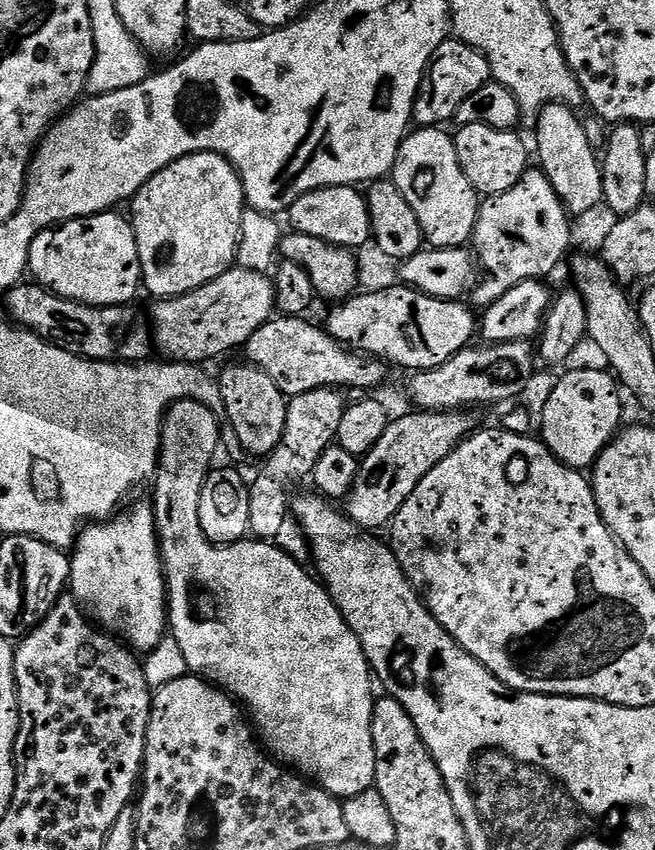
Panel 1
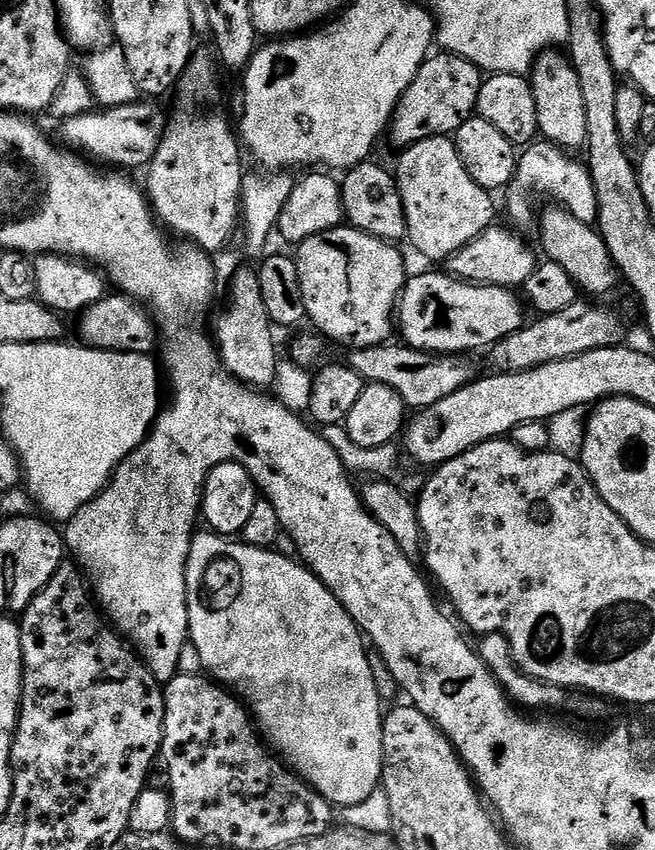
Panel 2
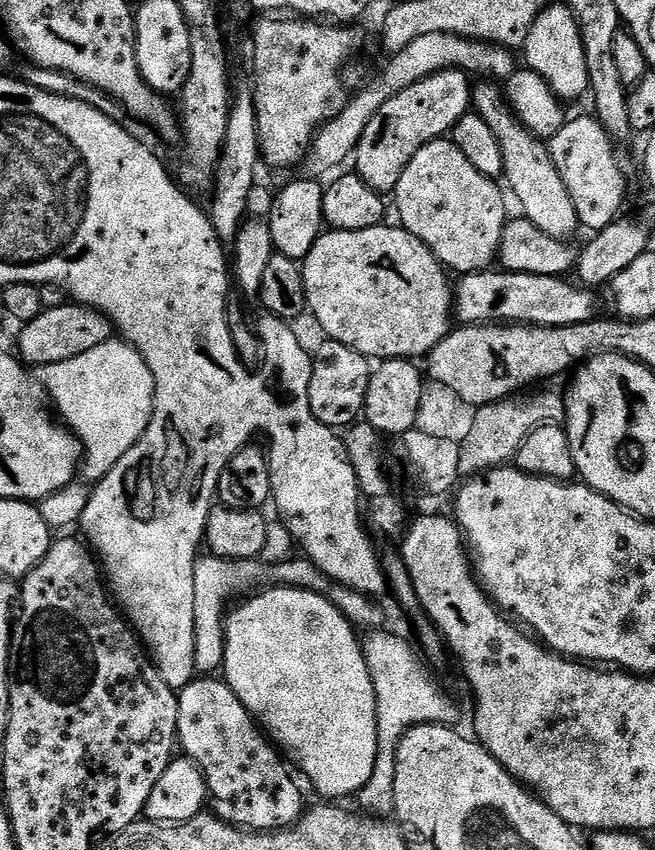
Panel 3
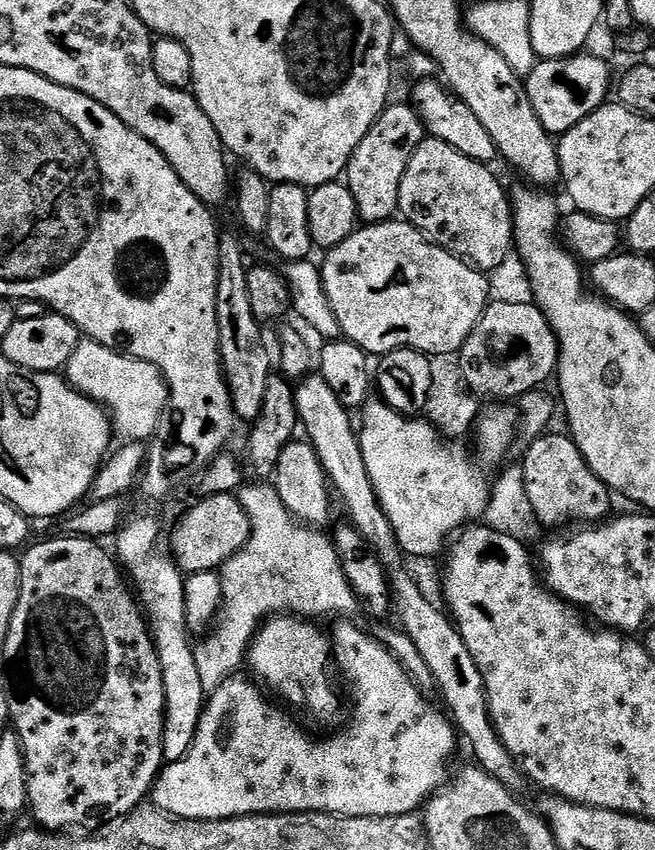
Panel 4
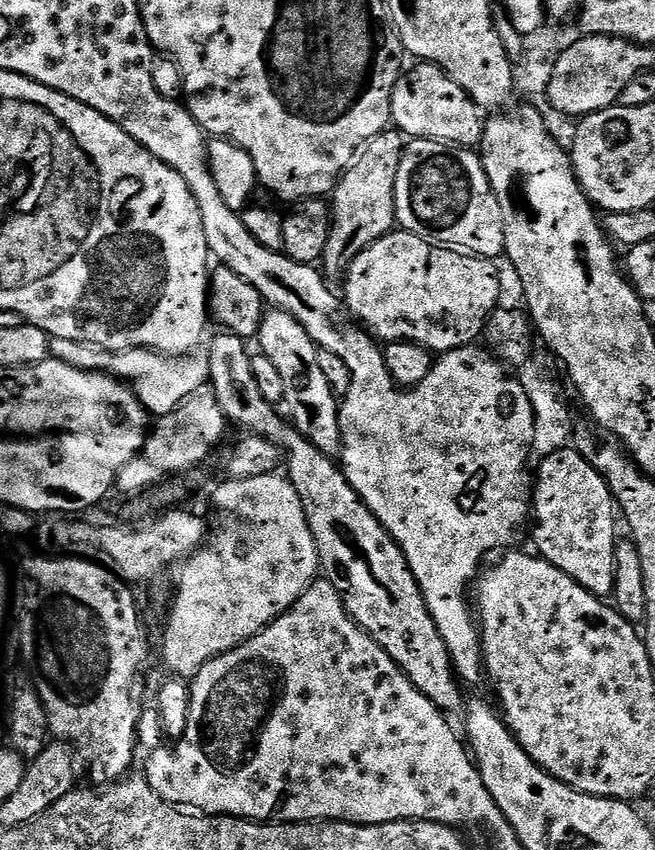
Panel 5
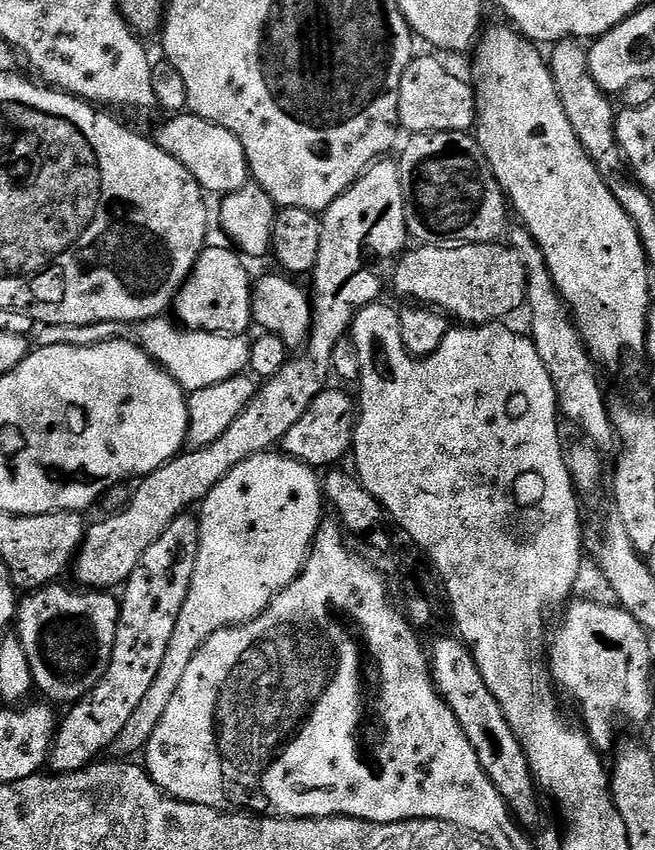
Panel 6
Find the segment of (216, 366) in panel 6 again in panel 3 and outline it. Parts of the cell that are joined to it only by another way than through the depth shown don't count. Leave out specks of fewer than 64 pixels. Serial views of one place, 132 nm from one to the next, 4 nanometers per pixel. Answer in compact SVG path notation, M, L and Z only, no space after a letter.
M113 338L102 342L102 346L94 346L94 350L86 350L86 354L78 354L78 358L66 358L66 362L43 365L39 372L39 387L46 393L55 415L80 442L83 479L95 482L110 474L110 470L118 466L118 458L122 458L122 454L126 454L126 450L130 450L130 446L134 446L138 438L144 436L152 417L152 395L156 393L154 378L142 354L138 354L138 350L134 350L124 340Z

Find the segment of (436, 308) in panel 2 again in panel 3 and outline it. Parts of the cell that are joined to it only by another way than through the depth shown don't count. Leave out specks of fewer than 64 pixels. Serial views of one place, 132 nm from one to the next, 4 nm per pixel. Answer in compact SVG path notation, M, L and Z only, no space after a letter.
M485 270L469 272L457 280L460 281L455 281L454 284L454 316L464 326L537 324L539 328L575 328L598 316L597 293L563 276Z

